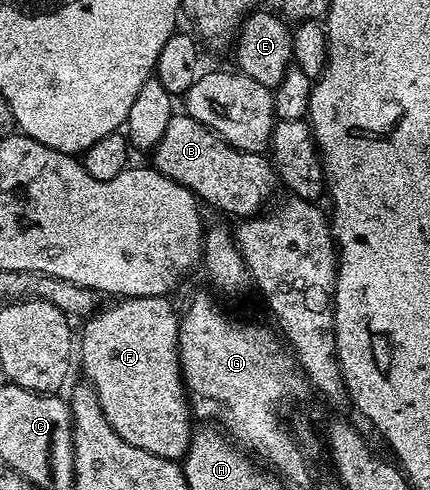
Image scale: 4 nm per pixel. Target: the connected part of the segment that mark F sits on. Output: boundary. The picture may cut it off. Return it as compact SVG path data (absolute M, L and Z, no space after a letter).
M166 297L162 298L124 298L115 300L112 306L104 305L102 309L86 319L83 330L83 370L87 373L86 381L97 392L97 400L101 404L101 408L105 412L105 420L109 420L109 424L117 432L117 436L121 436L121 440L125 440L129 444L133 444L133 448L141 448L145 452L149 452L153 456L161 456L162 458L170 458L172 460L182 459L191 447L191 436L193 433L193 411L189 401L189 391L183 380L183 372L179 365L179 324L180 315L175 314L173 307L167 303Z

